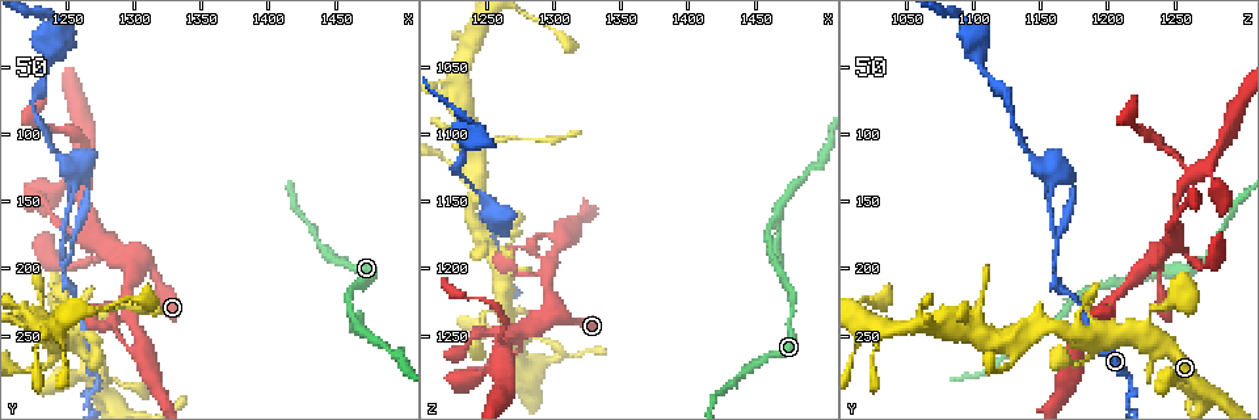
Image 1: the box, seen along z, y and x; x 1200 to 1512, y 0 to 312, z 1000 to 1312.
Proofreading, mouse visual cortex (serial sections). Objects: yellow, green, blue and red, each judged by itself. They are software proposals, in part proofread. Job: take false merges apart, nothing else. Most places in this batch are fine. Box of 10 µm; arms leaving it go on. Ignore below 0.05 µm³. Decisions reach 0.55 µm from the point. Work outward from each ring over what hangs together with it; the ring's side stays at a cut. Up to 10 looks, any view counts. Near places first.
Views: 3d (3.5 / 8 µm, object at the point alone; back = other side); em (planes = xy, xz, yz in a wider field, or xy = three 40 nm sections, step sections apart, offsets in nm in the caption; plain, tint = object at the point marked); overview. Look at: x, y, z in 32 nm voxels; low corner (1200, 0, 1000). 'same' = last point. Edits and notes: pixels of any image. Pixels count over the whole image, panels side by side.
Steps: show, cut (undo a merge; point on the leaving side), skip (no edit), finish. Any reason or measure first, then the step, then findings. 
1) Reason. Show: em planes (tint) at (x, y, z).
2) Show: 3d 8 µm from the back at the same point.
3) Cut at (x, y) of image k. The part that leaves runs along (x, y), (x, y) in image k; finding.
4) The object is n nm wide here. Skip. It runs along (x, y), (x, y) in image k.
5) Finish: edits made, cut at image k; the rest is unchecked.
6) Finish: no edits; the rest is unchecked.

Branch point. Show: 3d 3.5 µm at (1464, 240, 1164).

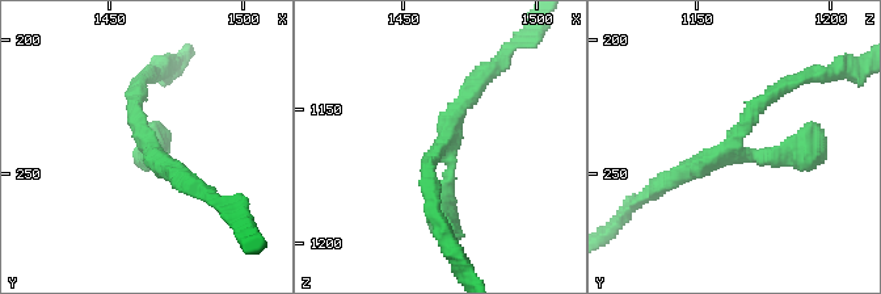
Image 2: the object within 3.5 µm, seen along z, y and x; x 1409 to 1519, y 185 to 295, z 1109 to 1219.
3 arms meet here; the arms are 200, 200, 200 nm wide; need the tissue. Show: em xy step 5 (plain) at (1465, 239, 1164).

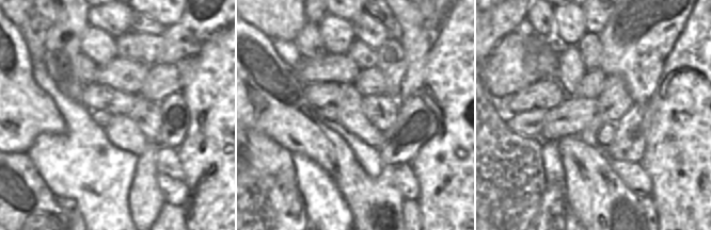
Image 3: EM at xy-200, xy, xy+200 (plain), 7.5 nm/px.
With the object marked. Show: em xy step 5 (tint) at the same point.

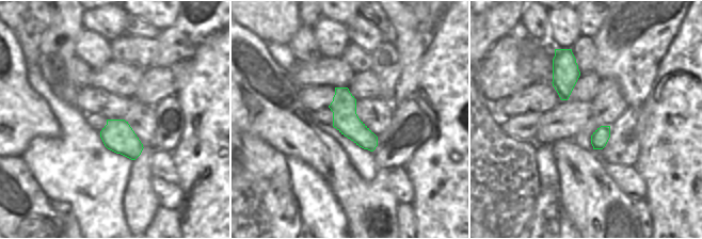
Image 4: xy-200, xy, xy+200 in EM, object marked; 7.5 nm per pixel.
Skip. It runs along (337, 90), (345, 118), (371, 147) in image 4; one cell here.

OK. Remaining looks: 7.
Thin neck. Show: 3d 8 µm at (1260, 154, 1250).

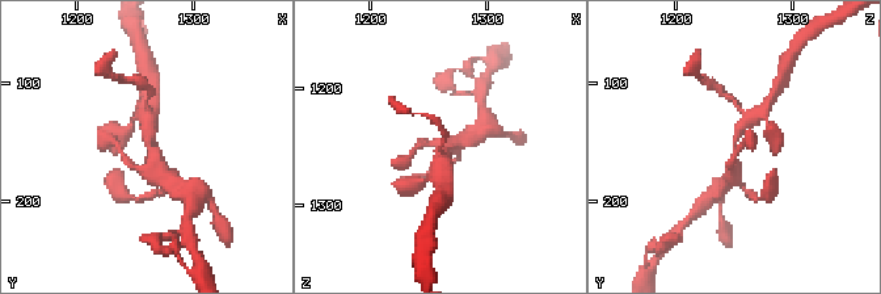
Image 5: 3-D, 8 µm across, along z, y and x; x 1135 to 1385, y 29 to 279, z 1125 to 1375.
Show: 3d 3.5 µm at the same point.

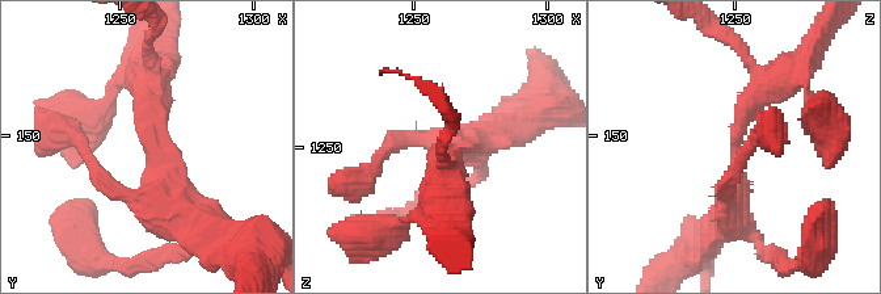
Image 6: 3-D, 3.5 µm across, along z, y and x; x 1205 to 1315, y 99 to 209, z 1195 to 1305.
The arms are 350, 400 nm wide. Skip. It runs along (725, 222), (738, 122), (785, 74) in image 6; all the same cell.

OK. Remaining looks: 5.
A fork. Show: 3d 8 µm at (1244, 182, 1164).

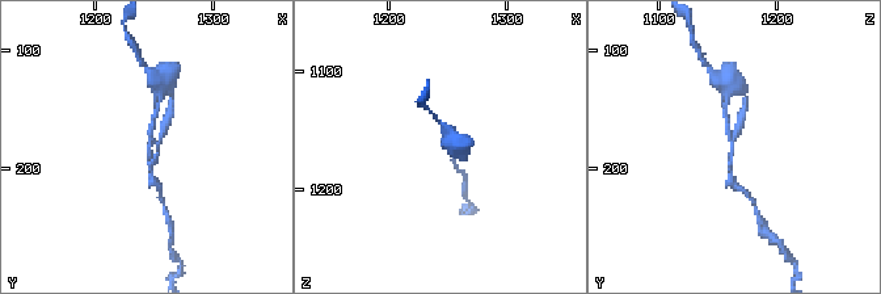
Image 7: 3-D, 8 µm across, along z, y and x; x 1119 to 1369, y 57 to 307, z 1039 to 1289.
Show: em xy step 3 (tint) at the same point.

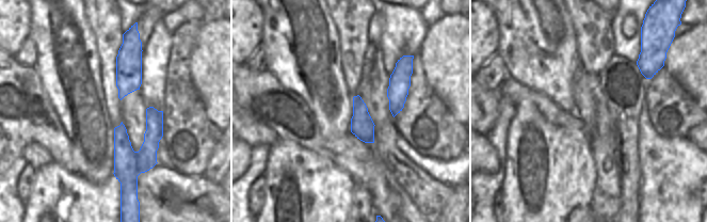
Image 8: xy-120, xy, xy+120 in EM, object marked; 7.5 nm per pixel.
Skip. It runs along (160, 113), (148, 151), (123, 179) in image 8; continuous, no second cell.

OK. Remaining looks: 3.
Show: 3d 3.5 µm at (1236, 42, 1102).

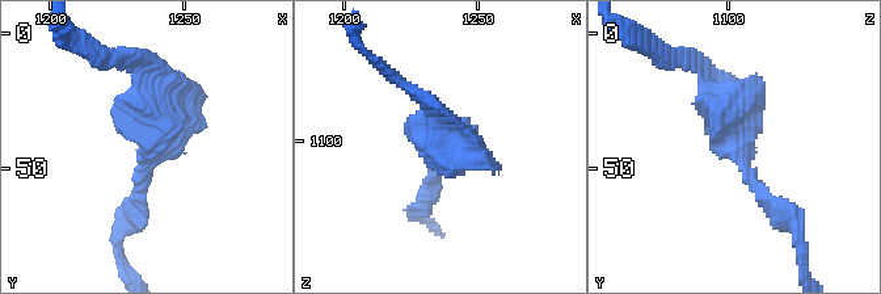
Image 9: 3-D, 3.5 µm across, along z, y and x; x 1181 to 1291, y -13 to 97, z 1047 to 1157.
Show: em planes (plain) at (1238, 41, 1101).

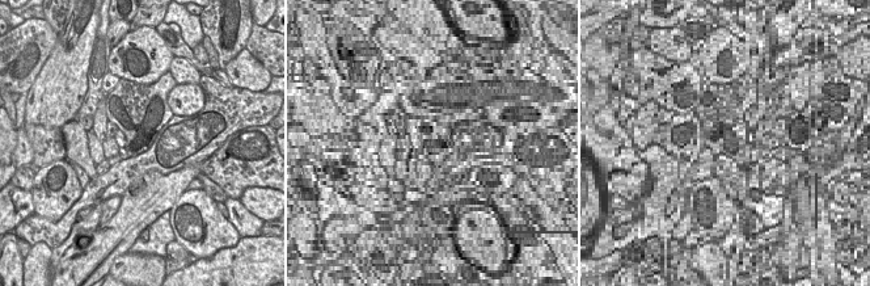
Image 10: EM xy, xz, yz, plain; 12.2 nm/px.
Show: em planes (tint) at the same point.

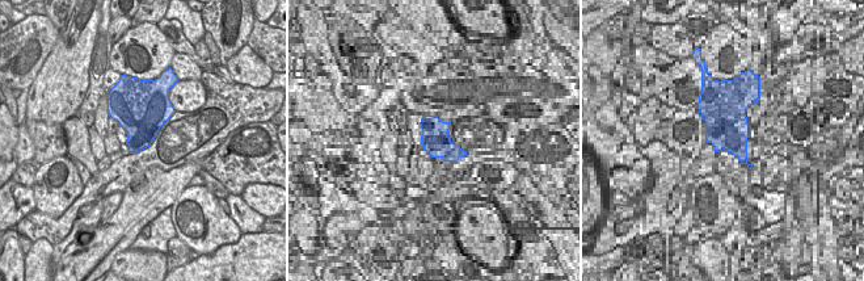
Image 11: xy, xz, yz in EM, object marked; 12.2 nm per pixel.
The object is 500 nm wide here. Skip. It runs along (784, 209), (737, 156), (700, 64) in image 9; all the same cell.

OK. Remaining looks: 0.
Finish: no edits; the rest is unchecked.

